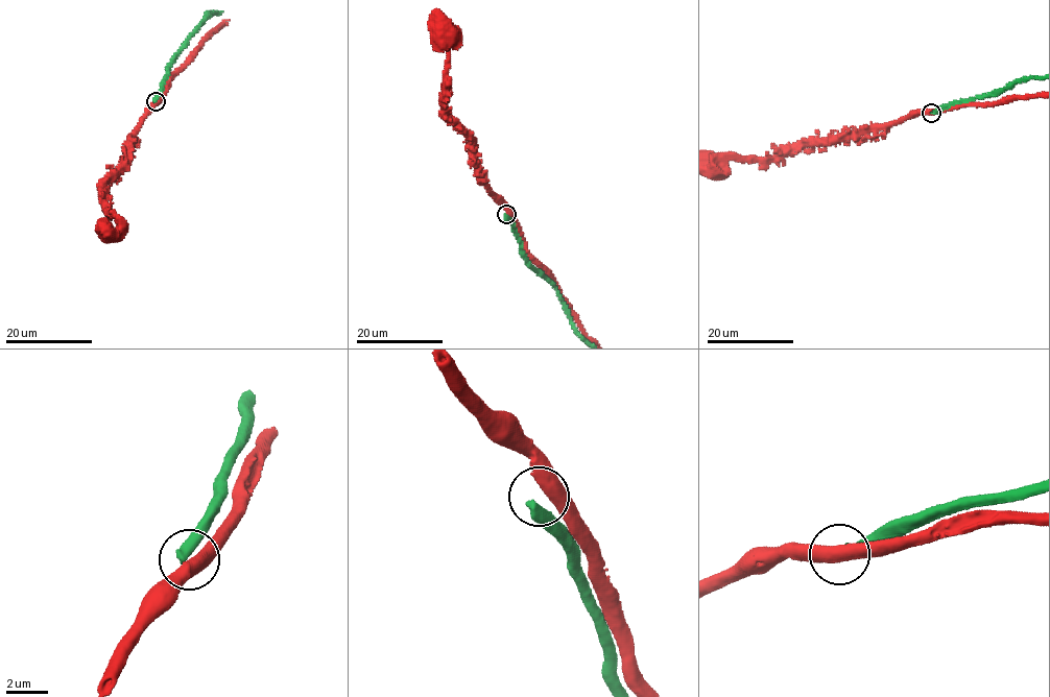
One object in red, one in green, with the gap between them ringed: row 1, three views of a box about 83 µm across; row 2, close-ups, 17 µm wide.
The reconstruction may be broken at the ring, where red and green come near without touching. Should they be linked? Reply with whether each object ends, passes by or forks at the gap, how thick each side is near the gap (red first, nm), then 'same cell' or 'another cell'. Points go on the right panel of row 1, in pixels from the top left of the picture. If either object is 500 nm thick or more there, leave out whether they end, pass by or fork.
calibres 500 and 480 nm; another cell

